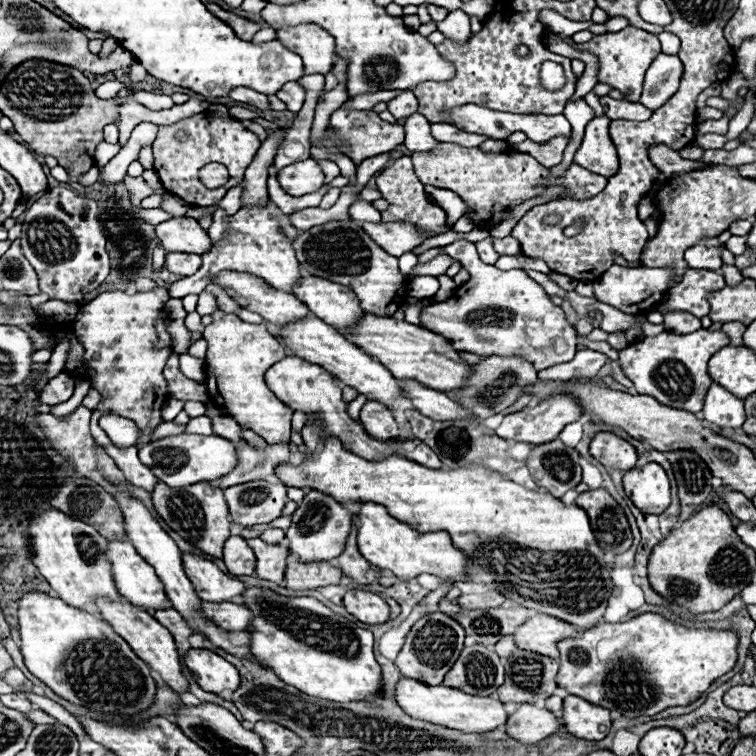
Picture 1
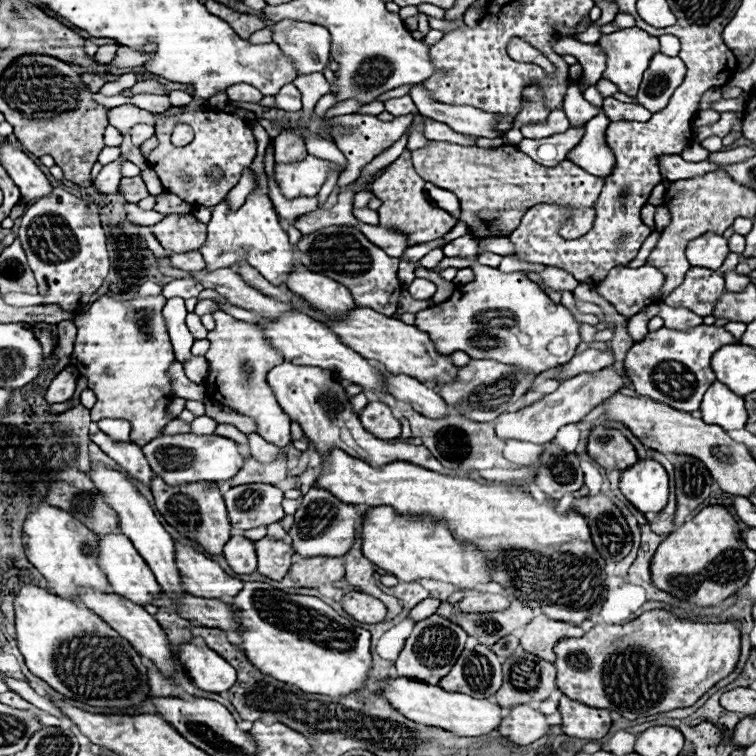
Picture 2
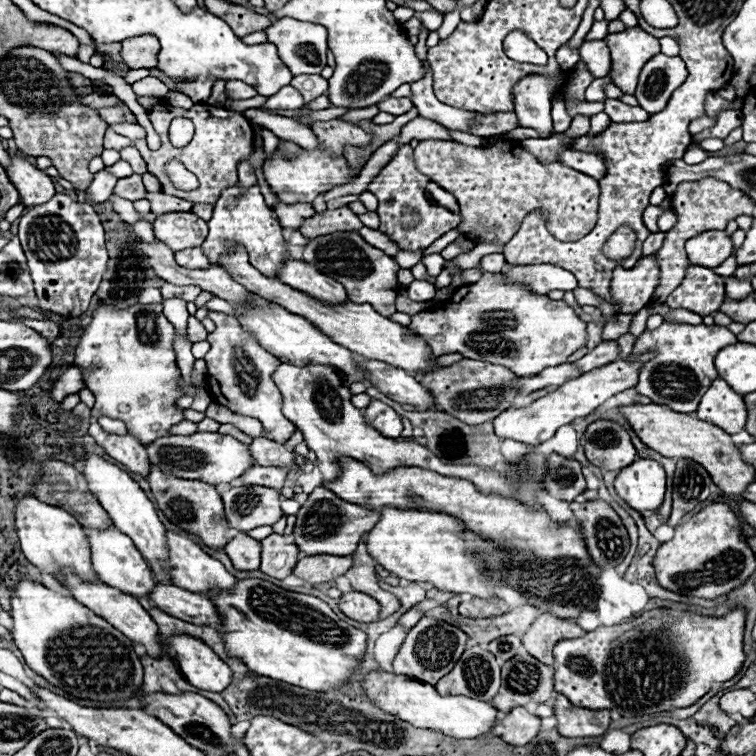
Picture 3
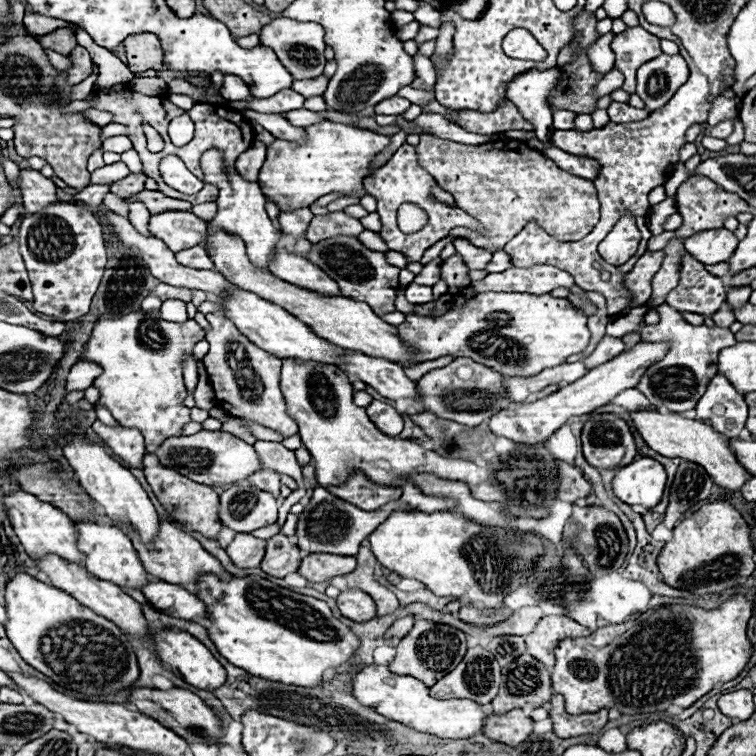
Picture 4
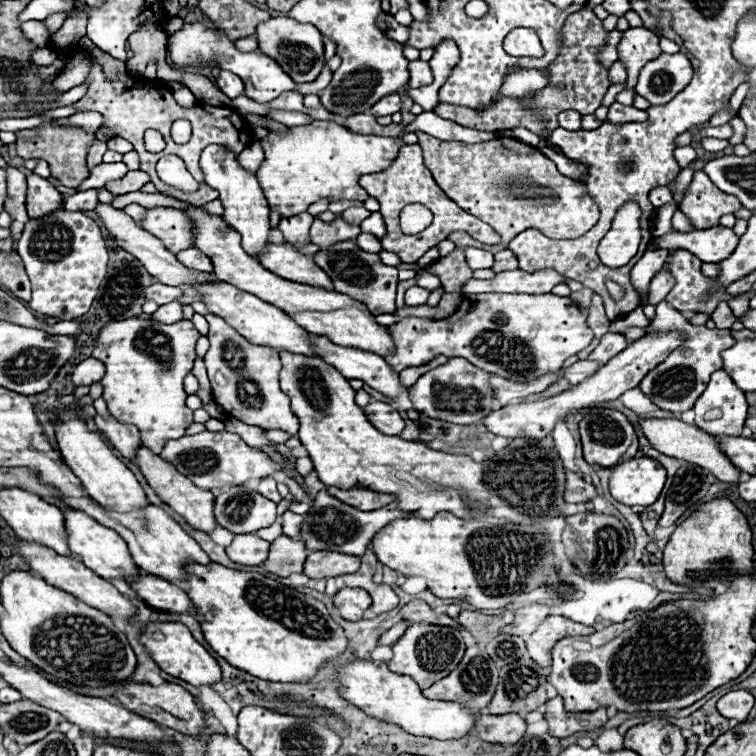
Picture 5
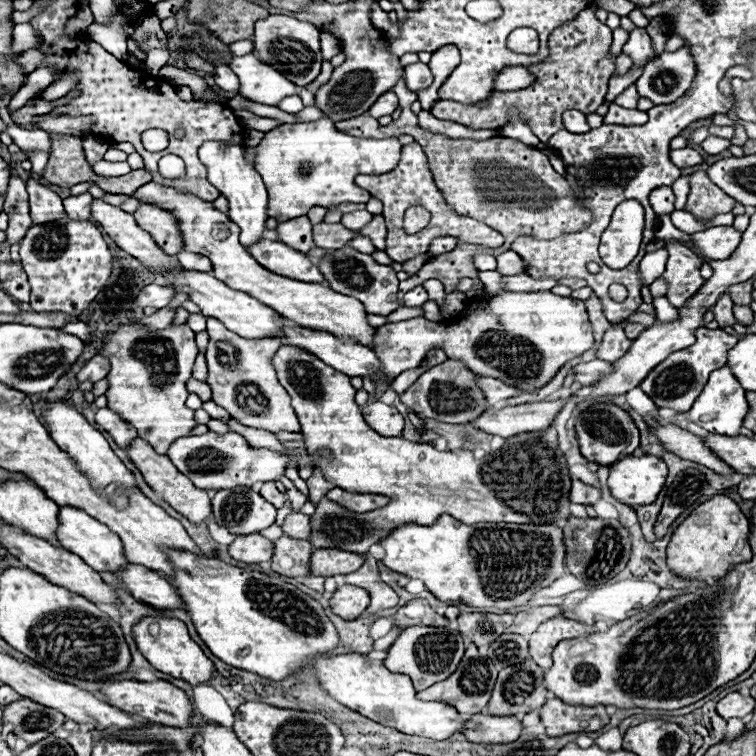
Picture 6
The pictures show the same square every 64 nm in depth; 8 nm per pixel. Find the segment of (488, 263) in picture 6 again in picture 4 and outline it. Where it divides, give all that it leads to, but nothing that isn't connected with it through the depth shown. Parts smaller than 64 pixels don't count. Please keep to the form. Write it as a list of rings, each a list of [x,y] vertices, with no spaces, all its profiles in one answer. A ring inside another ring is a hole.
[[[456,238],[456,240],[454,240],[454,246],[456,246],[458,254],[466,260],[466,264],[468,264],[470,270],[484,270],[486,264],[488,264],[488,260],[490,260],[490,256],[492,256],[492,254],[486,252],[486,250],[474,248],[474,246],[468,244],[464,238]]]

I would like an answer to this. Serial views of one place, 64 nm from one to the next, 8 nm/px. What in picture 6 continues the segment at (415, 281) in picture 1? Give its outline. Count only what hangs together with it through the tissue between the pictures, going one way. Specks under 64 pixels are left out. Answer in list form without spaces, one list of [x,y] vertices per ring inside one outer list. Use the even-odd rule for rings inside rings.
[[[416,286],[404,294],[404,306],[422,306],[428,300],[428,292],[422,286]]]

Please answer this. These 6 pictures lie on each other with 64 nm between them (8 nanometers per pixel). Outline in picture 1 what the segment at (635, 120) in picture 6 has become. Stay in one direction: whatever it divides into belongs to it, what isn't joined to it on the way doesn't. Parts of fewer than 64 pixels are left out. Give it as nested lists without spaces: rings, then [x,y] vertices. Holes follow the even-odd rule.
[[[602,96],[600,104],[604,108],[610,108],[610,118],[626,118],[626,120],[646,120],[650,118],[650,110],[642,106],[640,102],[628,102],[628,100],[614,100],[610,96]]]

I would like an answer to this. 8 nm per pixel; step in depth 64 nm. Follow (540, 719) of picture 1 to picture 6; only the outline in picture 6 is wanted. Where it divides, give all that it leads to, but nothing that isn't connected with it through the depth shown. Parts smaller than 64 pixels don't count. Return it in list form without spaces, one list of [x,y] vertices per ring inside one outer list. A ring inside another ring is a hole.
[[[474,714],[466,720],[464,736],[478,744],[510,744],[522,734],[522,722],[516,716]]]

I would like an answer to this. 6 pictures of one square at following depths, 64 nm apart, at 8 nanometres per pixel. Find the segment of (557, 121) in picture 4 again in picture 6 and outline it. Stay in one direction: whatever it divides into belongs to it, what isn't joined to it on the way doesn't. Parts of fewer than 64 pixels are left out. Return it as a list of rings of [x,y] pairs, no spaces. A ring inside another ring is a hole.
[[[568,110],[562,114],[562,124],[564,128],[568,128],[570,132],[582,132],[582,130],[590,130],[590,126],[586,124],[586,116],[582,112],[576,112],[576,110]]]

